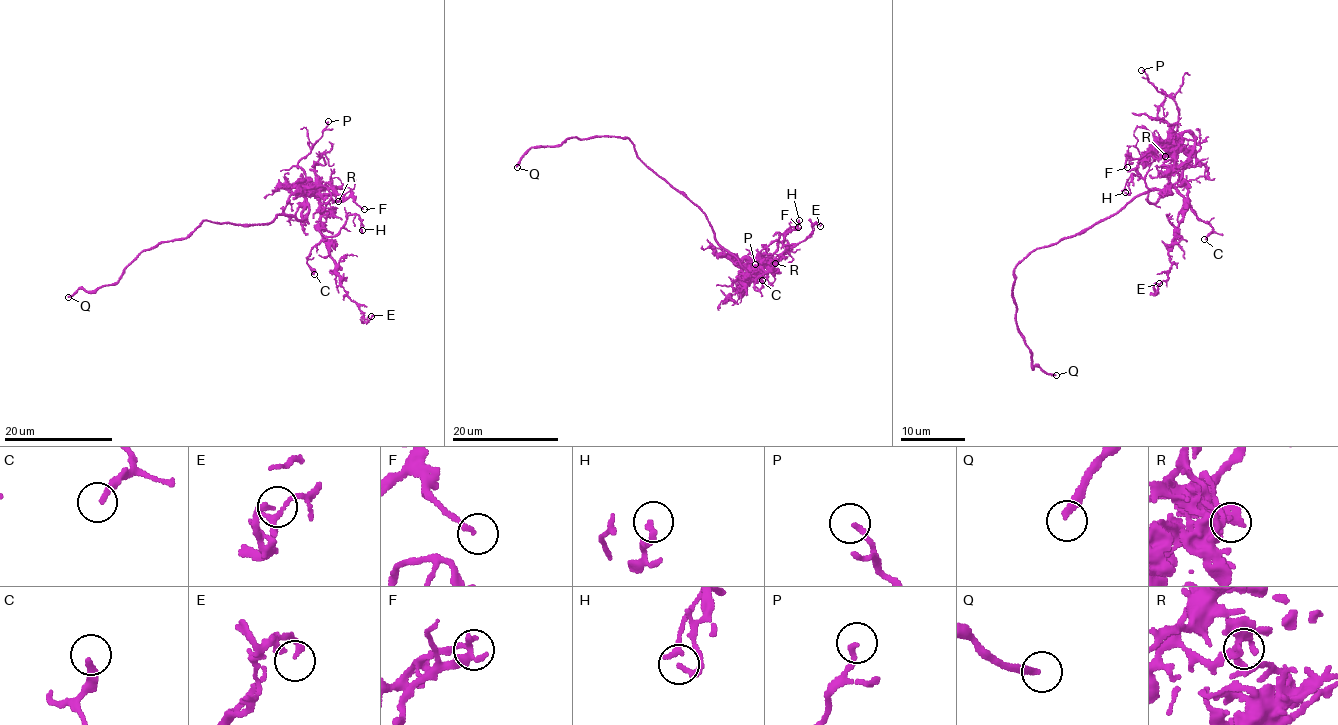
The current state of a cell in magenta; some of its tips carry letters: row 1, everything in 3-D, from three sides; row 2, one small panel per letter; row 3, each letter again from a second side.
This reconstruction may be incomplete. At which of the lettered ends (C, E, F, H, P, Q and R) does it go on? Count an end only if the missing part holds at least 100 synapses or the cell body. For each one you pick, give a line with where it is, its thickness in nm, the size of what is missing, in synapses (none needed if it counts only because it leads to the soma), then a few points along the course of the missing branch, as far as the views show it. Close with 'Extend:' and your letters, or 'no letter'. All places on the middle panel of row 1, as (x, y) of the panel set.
Q: Place: (517, 167). Thickness 260 nm. Course of what is missing: (517, 167), (488, 193), (455, 209)
Extend: Q

